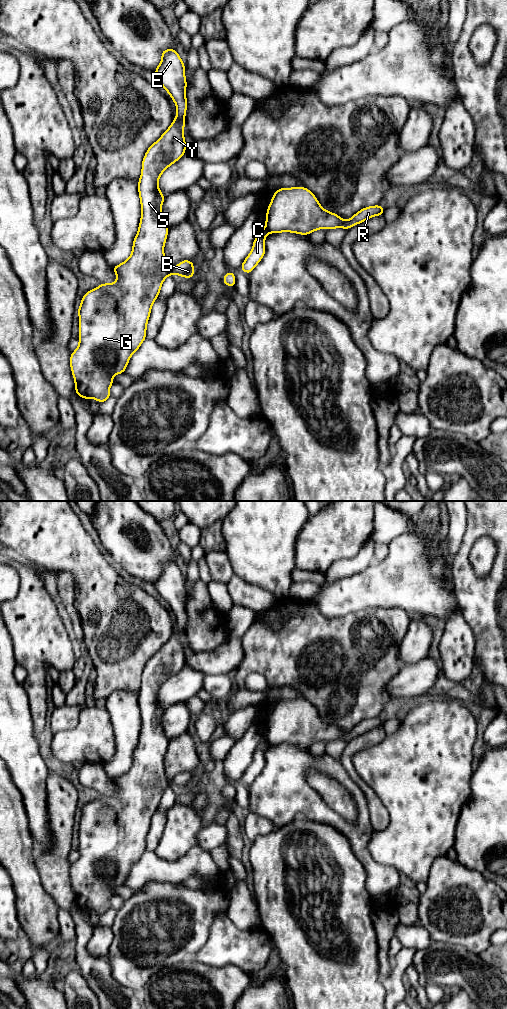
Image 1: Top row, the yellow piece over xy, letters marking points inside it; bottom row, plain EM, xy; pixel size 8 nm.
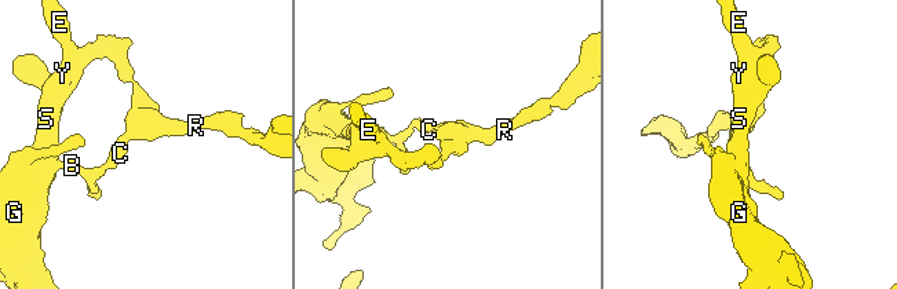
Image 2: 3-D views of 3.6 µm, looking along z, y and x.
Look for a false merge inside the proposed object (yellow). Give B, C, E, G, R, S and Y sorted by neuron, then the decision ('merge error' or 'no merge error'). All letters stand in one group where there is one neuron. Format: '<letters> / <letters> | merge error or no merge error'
B C E G S Y / R | merge error

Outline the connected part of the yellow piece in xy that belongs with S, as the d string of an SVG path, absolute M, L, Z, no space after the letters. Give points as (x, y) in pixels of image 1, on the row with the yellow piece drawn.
M165 49L161 53L162 59L154 71L162 87L170 94L170 97L176 104L177 116L174 117L173 123L163 133L163 135L152 144L142 161L141 176L138 181L138 192L141 203L141 219L137 235L133 240L132 253L123 263L111 267L116 273L117 280L112 284L101 283L99 287L94 288L82 297L81 305L77 309L79 314L78 336L79 346L70 355L70 367L75 381L76 394L83 399L94 398L100 404L111 397L109 388L114 384L112 377L125 373L130 357L138 350L142 342L146 339L147 322L153 303L157 299L162 287L162 283L169 275L177 274L184 278L194 277L194 264L190 260L182 260L177 266L170 268L165 259L164 245L168 236L168 226L165 224L161 213L161 206L165 197L160 192L158 180L161 174L173 163L178 161L186 151L184 139L185 114L187 109L185 64L182 62L176 49Z

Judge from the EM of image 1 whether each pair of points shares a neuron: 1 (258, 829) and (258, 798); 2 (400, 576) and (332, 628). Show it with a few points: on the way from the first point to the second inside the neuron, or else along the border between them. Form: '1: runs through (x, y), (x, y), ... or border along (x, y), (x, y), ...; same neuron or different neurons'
1: border along (249, 810), (267, 818), (274, 827); different neurons
2: border along (376, 607), (361, 609), (330, 618); different neurons

